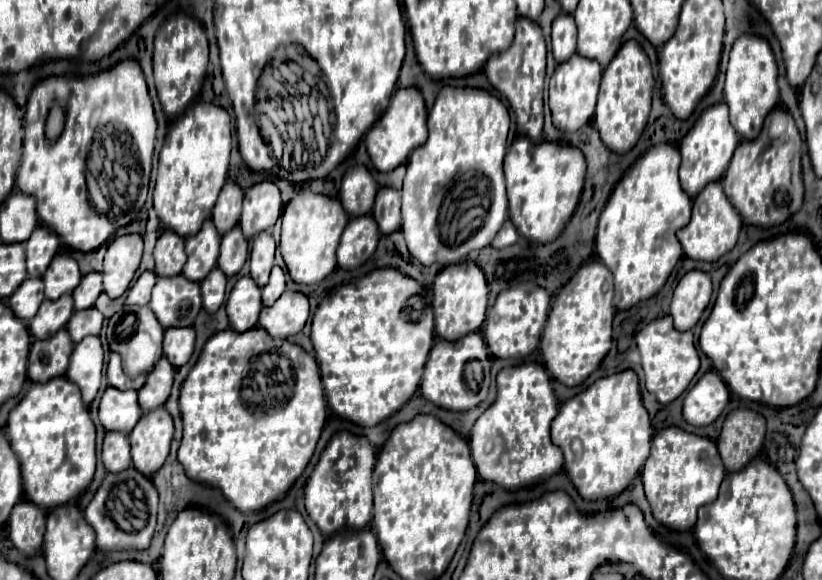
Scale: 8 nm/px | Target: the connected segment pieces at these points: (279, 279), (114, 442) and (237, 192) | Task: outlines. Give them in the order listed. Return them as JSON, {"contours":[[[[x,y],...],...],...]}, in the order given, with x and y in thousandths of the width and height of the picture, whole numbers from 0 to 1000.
{"contours":[[[[336,457],[328,471],[328,484],[326,491],[319,498],[319,522],[324,529],[328,529],[331,522],[336,522],[336,516],[345,505],[345,467]]],[[[131,743],[124,767],[124,795],[129,812],[153,812],[161,802],[158,778],[156,778],[156,750]]],[[[277,312],[270,322],[263,357],[258,364],[258,381],[260,381],[268,405],[277,402],[282,391],[290,388],[292,364],[294,364],[294,343],[297,343],[297,333],[287,316]]]]}

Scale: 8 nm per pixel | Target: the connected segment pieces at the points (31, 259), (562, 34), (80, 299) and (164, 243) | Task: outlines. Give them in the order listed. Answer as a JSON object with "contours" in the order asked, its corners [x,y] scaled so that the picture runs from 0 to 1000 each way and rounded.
{"contours":[[[[44,391],[39,409],[32,416],[32,450],[34,450],[34,478],[51,478],[58,464],[63,443],[71,436],[73,412],[68,402],[56,391]]],[[[679,26],[672,40],[672,91],[676,109],[691,105],[701,91],[701,40],[696,26]]],[[[107,471],[100,478],[97,491],[88,505],[90,512],[90,533],[100,536],[117,522],[119,509],[124,505],[124,471]]],[[[200,398],[190,419],[187,429],[187,450],[190,464],[187,471],[195,474],[219,474],[221,460],[226,453],[226,436],[224,436],[224,412],[214,405],[212,398]]]]}

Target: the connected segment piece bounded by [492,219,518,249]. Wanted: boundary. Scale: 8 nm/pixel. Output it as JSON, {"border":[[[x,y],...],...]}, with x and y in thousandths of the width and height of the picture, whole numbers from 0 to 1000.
{"border":[[[618,378],[618,381],[613,384],[613,391],[606,398],[603,412],[599,416],[599,426],[603,426],[603,429],[613,429],[613,426],[625,422],[628,412],[630,412],[630,398],[628,398],[628,391],[623,391],[623,381]]]}

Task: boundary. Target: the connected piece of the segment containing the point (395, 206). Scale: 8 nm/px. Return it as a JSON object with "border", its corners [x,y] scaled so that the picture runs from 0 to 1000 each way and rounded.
{"border":[[[477,322],[460,326],[453,374],[457,378],[465,405],[474,405],[484,398],[487,395],[487,329]]]}

